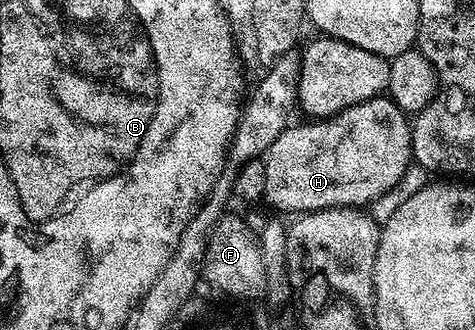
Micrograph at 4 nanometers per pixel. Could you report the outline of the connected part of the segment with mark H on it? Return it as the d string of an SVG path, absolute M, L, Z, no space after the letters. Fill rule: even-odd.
M387 96L354 104L333 118L308 120L305 123L305 126L289 125L262 157L266 168L264 198L280 210L293 210L293 215L299 216L309 210L325 210L335 206L367 207L390 192L390 188L394 188L408 167L413 165L413 123L409 115Z

